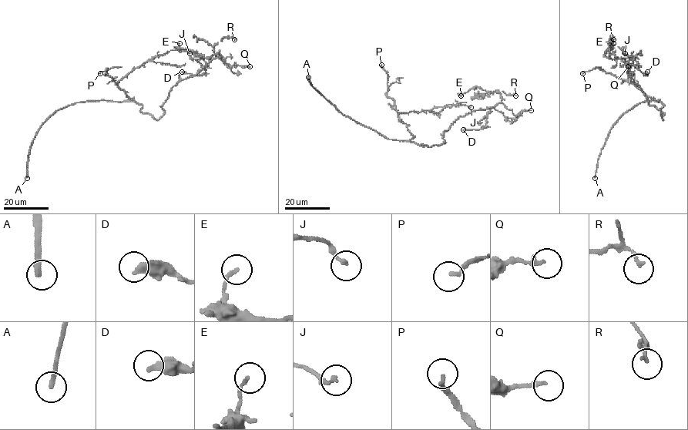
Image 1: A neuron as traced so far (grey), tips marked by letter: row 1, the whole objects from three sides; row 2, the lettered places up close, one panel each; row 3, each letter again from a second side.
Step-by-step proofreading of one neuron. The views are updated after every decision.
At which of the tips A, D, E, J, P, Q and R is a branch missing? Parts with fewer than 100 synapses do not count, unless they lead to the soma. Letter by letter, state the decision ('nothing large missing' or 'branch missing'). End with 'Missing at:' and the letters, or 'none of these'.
A: branch missing
D: nothing large missing
E: nothing large missing
J: nothing large missing
P: nothing large missing
Q: nothing large missing
R: nothing large missing
Missing at: A

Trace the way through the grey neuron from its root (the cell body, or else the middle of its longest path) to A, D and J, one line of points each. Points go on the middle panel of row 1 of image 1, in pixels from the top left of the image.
A: (422, 144), (424, 146), (406, 140), (387, 139), (356, 122), (343, 115), (319, 92), (310, 82), (308, 77)
D: (422, 144), (432, 146), (444, 143), (444, 132), (460, 116), (490, 108), (487, 122), (481, 129), (463, 129)
J: (422, 144), (410, 140), (414, 136), (400, 113), (436, 113), (451, 104), (471, 107)

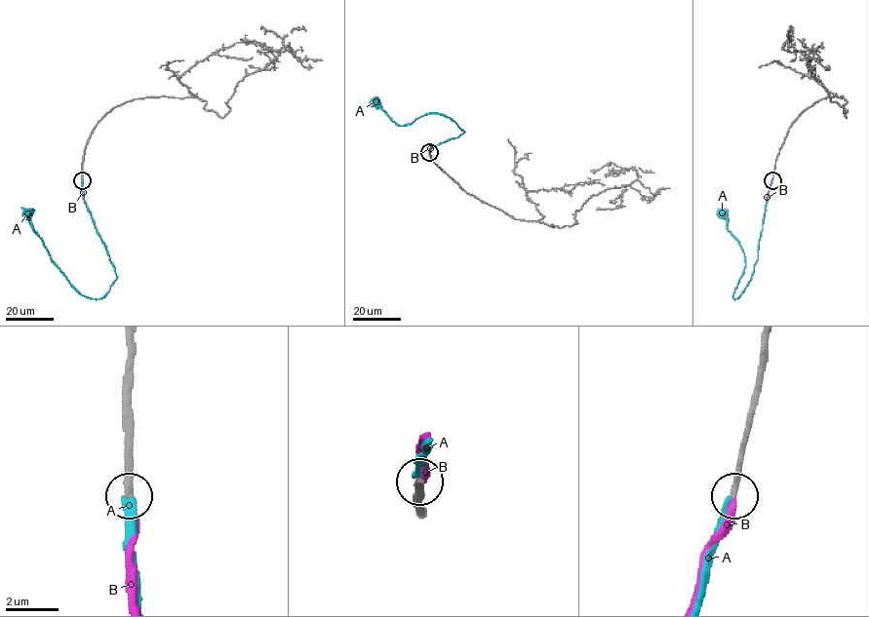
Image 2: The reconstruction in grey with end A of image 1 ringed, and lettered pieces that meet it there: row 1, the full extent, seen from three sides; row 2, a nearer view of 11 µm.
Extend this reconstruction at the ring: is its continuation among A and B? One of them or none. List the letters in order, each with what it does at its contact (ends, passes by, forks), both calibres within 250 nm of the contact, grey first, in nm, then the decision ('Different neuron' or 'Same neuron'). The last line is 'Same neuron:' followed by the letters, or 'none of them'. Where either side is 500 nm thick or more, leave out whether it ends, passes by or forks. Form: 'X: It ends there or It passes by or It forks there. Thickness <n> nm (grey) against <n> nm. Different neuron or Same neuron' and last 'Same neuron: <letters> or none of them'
A: It ends there. Thickness 260 nm (grey) against 240 nm. Different neuron
B: It ends there. Thickness 260 nm (grey) against 240 nm. Same neuron
Same neuron: B

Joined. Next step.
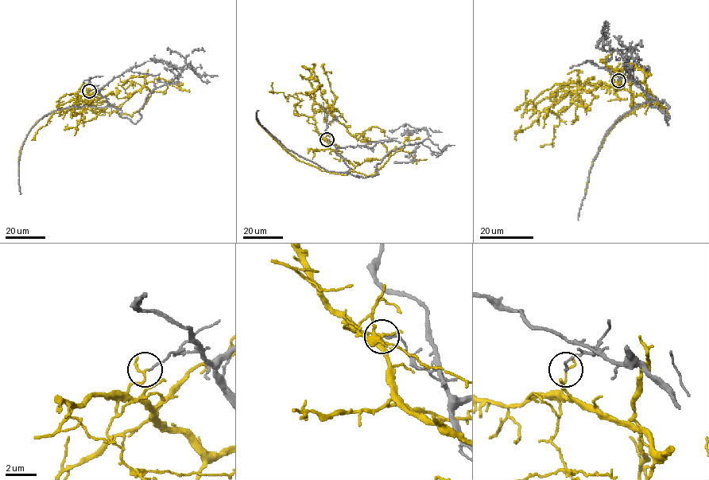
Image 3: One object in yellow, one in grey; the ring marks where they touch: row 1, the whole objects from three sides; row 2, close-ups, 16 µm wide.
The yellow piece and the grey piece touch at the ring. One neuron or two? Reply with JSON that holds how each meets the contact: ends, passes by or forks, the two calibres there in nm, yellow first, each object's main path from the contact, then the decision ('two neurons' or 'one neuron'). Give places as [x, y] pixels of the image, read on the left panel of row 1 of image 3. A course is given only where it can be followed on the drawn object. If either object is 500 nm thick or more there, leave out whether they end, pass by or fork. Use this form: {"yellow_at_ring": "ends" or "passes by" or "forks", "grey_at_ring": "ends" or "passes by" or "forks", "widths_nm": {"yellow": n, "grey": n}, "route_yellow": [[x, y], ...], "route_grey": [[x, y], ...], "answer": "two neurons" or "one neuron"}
{"yellow_at_ring": "passes by", "grey_at_ring": "ends", "widths_nm": {"yellow": 110, "grey": 120}, "route_yellow": [[89, 91], [115, 111], [64, 108], [44, 115], [21, 148], [19, 175]], "route_grey": [[90, 91], [96, 88], [121, 117], [136, 123], [147, 95], [191, 68], [169, 67], [155, 55]], "answer": "two neurons"}

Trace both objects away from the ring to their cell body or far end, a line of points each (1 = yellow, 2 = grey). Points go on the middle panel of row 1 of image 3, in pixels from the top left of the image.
1: (327, 140), (328, 147), (354, 166), (346, 174), (323, 171), (298, 160), (258, 123), (257, 115)
2: (327, 140), (348, 173), (365, 177), (428, 132), (407, 124), (392, 132)

